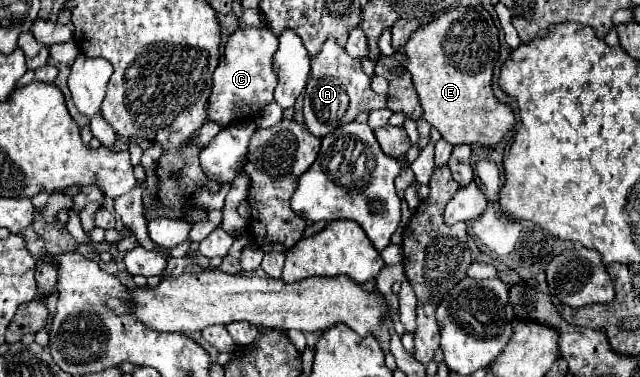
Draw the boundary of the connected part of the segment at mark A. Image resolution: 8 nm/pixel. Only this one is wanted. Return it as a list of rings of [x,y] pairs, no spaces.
[[[332,37],[322,45],[318,57],[312,59],[310,77],[304,91],[304,123],[312,135],[324,137],[336,127],[354,121],[362,111],[384,109],[386,101],[386,95],[372,91],[370,77],[362,71],[360,61],[350,57],[346,49],[340,47]]]

